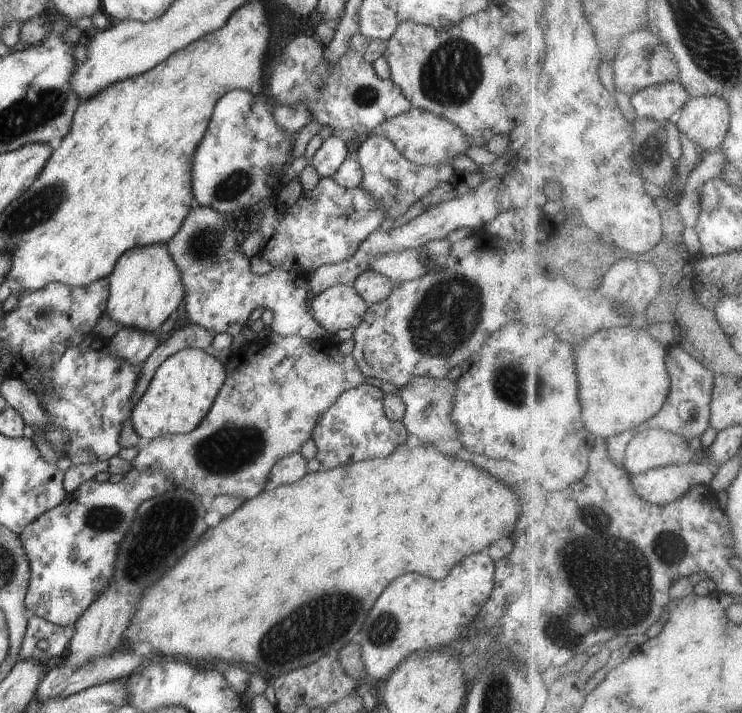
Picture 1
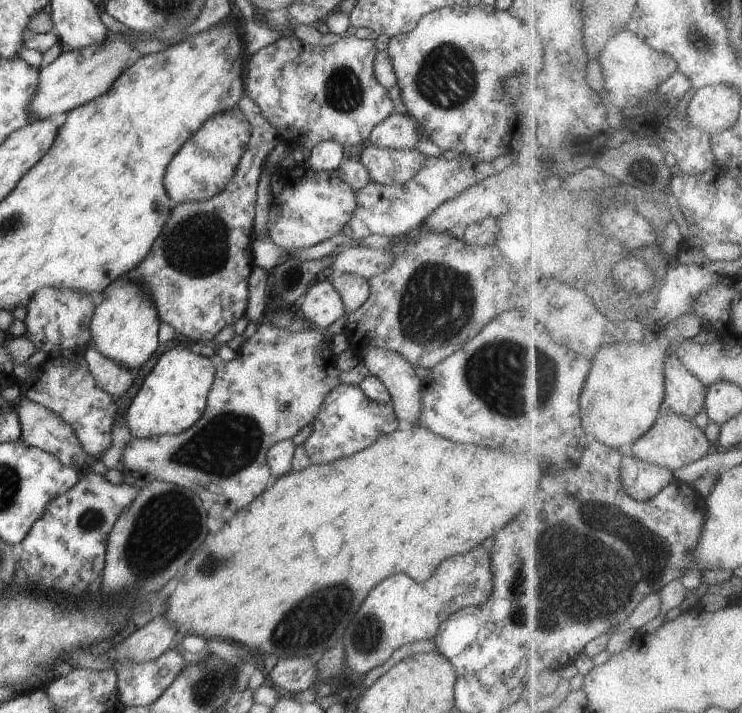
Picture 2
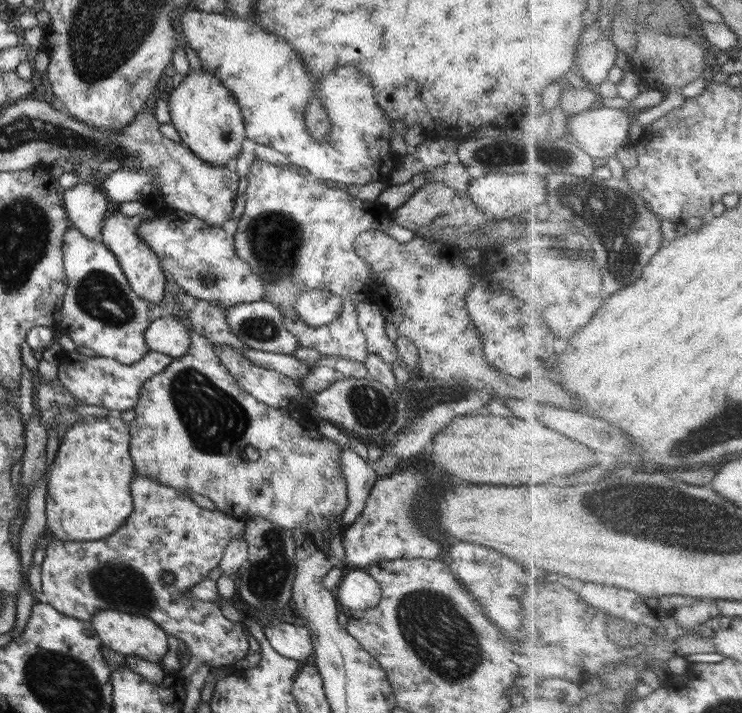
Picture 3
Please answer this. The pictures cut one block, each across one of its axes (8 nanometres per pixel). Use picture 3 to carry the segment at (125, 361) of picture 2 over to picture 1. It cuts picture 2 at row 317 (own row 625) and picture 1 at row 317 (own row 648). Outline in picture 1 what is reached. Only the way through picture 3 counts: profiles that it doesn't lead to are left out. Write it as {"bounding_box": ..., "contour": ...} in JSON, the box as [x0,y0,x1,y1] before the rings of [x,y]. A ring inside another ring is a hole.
{"bounding_box":[105,243,185,333],"contour":[[[158,243],[127,250],[108,277],[109,295],[105,312],[120,326],[142,329],[149,333],[160,326],[182,304],[185,288],[181,270],[177,269],[167,243]]]}

